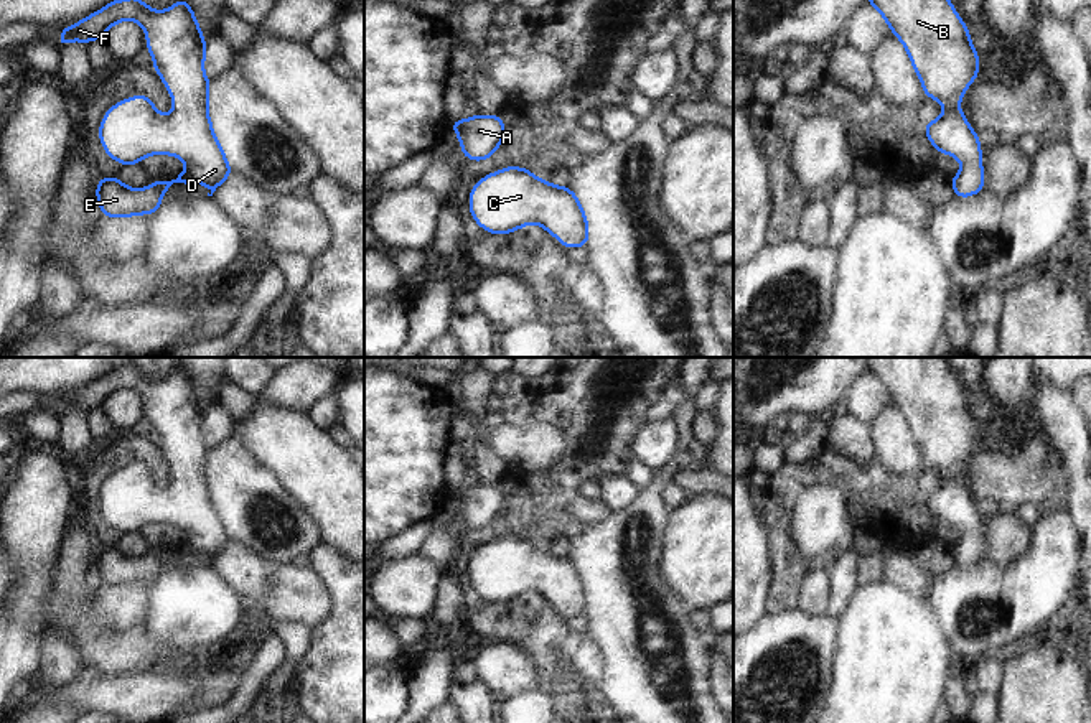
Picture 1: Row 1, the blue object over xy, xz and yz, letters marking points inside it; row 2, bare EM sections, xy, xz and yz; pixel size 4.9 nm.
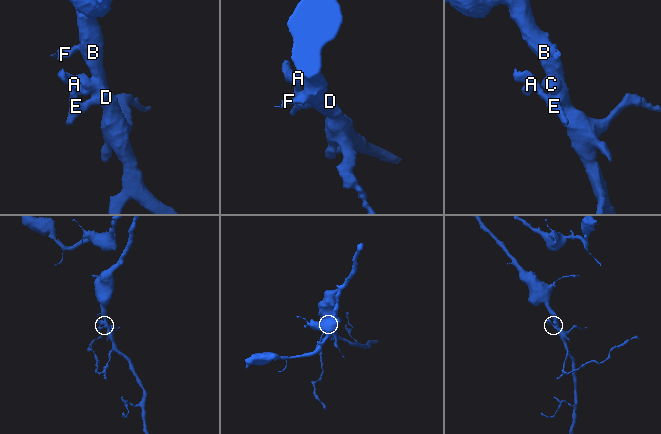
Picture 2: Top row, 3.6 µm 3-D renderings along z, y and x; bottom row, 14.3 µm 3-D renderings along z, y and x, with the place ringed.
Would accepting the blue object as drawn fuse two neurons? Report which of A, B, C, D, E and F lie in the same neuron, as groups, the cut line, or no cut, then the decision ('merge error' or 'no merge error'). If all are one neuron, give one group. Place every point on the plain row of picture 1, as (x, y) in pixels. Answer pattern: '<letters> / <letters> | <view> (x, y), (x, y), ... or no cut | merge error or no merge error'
A B C D E F | no cut | no merge error

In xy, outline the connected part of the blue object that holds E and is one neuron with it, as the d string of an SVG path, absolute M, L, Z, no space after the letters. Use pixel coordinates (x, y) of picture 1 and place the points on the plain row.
M137 366L112 369L66 395L58 415L74 408L91 412L124 389L133 389L145 399L153 436L173 466L173 483L160 483L147 464L112 474L99 497L104 520L122 534L138 534L152 522L175 524L188 537L176 547L153 550L138 560L119 547L99 547L96 565L101 581L119 588L153 583L162 575L162 563L175 552L203 552L213 565L232 540L208 483L211 450L203 438L206 408L186 367L163 380L152 379Z

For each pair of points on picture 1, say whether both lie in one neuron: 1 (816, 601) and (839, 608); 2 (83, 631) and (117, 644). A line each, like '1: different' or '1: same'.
1: different
2: same

